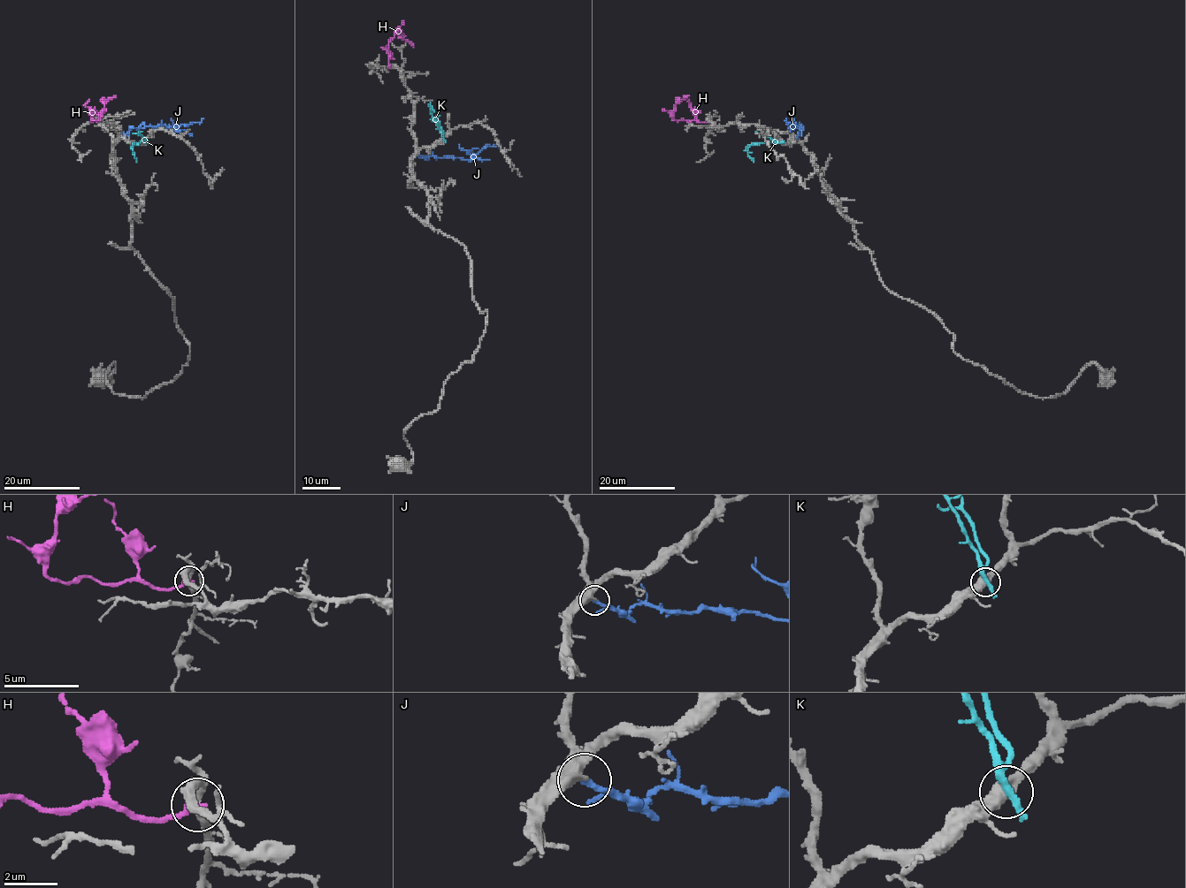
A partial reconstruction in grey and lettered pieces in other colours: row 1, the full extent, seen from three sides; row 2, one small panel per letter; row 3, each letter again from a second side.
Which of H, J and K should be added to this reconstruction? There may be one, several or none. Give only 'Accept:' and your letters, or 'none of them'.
Accept: J

